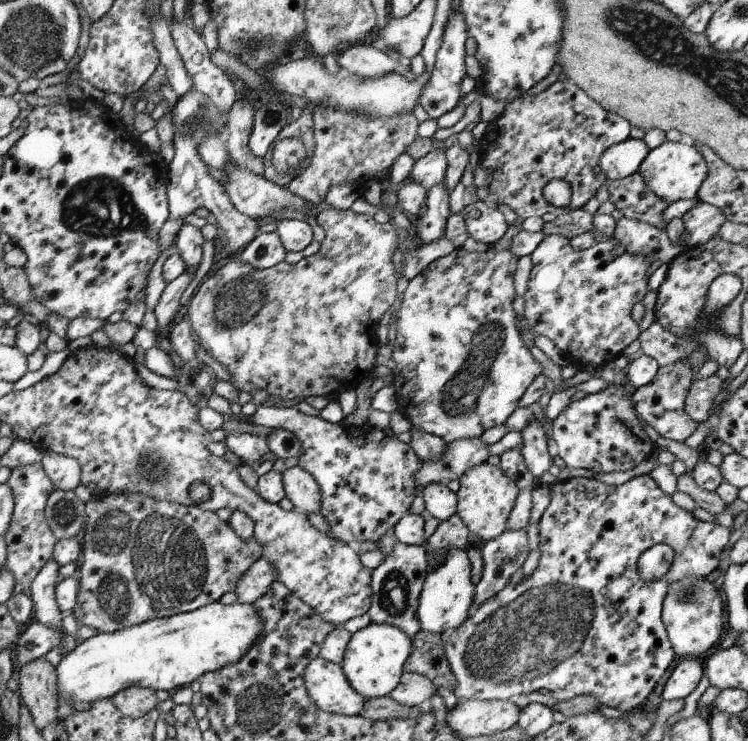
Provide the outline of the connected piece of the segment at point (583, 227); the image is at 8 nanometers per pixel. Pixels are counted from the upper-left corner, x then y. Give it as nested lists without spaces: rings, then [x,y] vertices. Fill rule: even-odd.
[[[582,208],[557,216],[550,222],[545,222],[542,231],[545,236],[559,234],[571,239],[582,233],[594,232],[595,226],[593,216]]]

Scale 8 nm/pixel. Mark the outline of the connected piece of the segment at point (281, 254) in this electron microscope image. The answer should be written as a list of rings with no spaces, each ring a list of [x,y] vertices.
[[[277,231],[260,233],[245,246],[240,260],[255,269],[267,269],[285,260],[287,250],[284,248]]]

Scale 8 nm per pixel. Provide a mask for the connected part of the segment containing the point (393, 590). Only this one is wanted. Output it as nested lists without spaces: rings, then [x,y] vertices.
[[[397,540],[390,554],[384,557],[382,564],[371,571],[373,593],[371,607],[367,613],[372,623],[398,627],[410,637],[421,629],[416,609],[428,572],[425,552],[422,545],[407,545]]]

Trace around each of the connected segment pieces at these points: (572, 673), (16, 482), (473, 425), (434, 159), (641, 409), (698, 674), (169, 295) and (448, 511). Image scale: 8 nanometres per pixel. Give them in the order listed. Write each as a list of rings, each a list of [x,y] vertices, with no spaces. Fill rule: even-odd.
[[[643,474],[628,480],[621,485],[607,485],[603,480],[586,477],[572,477],[564,481],[556,481],[550,484],[550,504],[544,510],[538,522],[538,534],[540,536],[539,565],[534,572],[524,577],[520,583],[512,587],[506,585],[498,594],[482,603],[470,616],[460,625],[450,639],[444,644],[446,658],[452,669],[454,679],[457,680],[455,686],[455,696],[458,701],[468,699],[500,699],[508,701],[515,699],[520,694],[528,695],[535,690],[546,688],[550,693],[559,695],[564,699],[572,698],[576,695],[584,696],[590,694],[598,700],[599,704],[605,704],[610,708],[617,708],[624,713],[629,713],[640,707],[640,704],[648,698],[648,695],[656,688],[658,680],[672,664],[675,652],[672,648],[666,627],[661,619],[661,610],[666,598],[670,584],[684,578],[685,576],[707,577],[718,568],[721,552],[730,538],[732,529],[724,527],[718,522],[700,521],[694,517],[692,511],[680,508],[674,504],[673,498],[660,490],[651,474]],[[657,544],[670,545],[675,552],[673,563],[668,572],[657,581],[646,582],[640,576],[637,562],[640,555]]]
[[[41,463],[13,468],[6,484],[12,489],[14,497],[11,523],[4,536],[7,544],[7,568],[13,574],[16,583],[28,587],[40,569],[53,558],[53,548],[58,541],[45,517],[48,497],[55,488]]]
[[[460,247],[442,258],[437,258],[426,266],[420,274],[410,280],[406,280],[408,284],[406,284],[406,290],[403,292],[404,299],[401,300],[400,309],[396,313],[396,340],[394,340],[391,359],[396,363],[392,372],[393,384],[397,389],[397,397],[400,404],[399,410],[411,420],[413,428],[417,428],[432,436],[437,436],[445,443],[451,443],[460,439],[479,438],[484,434],[485,430],[505,424],[506,419],[514,412],[514,409],[518,408],[518,400],[522,398],[526,388],[532,384],[534,378],[543,374],[542,367],[536,362],[532,353],[530,353],[530,349],[522,341],[522,335],[517,327],[517,315],[512,307],[512,302],[517,297],[514,290],[513,275],[518,259],[519,257],[510,249],[496,251],[494,248],[490,248],[487,251],[470,253]]]
[[[433,149],[426,156],[415,161],[409,180],[422,185],[429,191],[434,185],[443,182],[447,169],[446,152]]]
[[[688,359],[659,367],[654,380],[637,388],[631,398],[637,416],[664,438],[684,443],[698,426],[685,411],[685,398],[693,381],[693,373],[694,369]]]
[[[690,657],[681,659],[664,687],[663,698],[666,700],[685,699],[695,691],[696,686],[705,683],[704,678],[705,670],[698,660],[690,659]]]
[[[188,269],[182,273],[176,280],[169,282],[166,288],[162,291],[161,297],[158,299],[157,307],[154,310],[155,317],[157,318],[157,336],[159,334],[168,335],[168,332],[172,330],[172,322],[176,318],[176,314],[180,308],[180,300],[182,300],[182,294],[186,292],[188,284],[192,282],[194,277],[193,269]]]
[[[430,483],[420,492],[425,502],[425,515],[446,520],[457,512],[457,493],[442,483]]]

